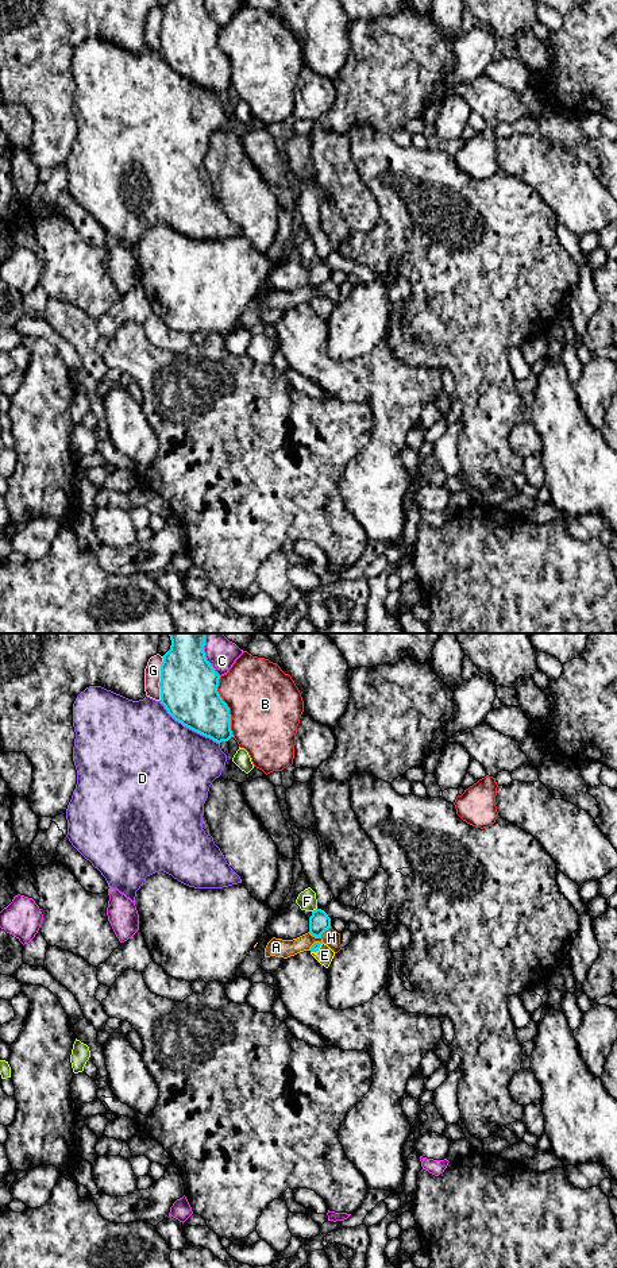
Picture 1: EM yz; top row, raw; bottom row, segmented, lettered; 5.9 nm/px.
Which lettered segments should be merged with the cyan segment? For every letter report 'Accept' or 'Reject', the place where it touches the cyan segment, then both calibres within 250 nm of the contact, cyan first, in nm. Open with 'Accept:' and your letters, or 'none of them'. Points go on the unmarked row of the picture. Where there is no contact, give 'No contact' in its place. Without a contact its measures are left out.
Accept: E
A: Reject. Touches cyan at yz (315, 288). Thickness 120 nm (cyan) against 110 nm
B: Reject. Touches cyan at yz (227, 58). Thickness 340 nm (cyan) against 440 nm
C: Reject. Touches cyan at yz (208, 14). Thickness 340 nm (cyan) against 140 nm
D: Reject. Touches cyan at yz (188, 78). Thickness 340 nm (cyan) against 480 nm
E: Accept. Touches cyan at yz (316, 303). Thickness 50 nm (cyan) against 100 nm
F: Reject. Touches cyan at yz (313, 262). Thickness 120 nm (cyan) against 120 nm
G: Reject. Touches cyan at yz (161, 30). Thickness 340 nm (cyan) against 100 nm
H: Reject. Touches cyan at yz (326, 281). Thickness 120 nm (cyan) against 100 nm

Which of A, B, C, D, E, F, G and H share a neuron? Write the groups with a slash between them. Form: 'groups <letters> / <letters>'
groups A H / B / C / D / E / F / G

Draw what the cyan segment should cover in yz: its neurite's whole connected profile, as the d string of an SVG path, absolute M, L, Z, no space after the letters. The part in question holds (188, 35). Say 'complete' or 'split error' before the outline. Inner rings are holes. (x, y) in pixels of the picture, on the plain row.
complete | M170 0L161 16L161 55L184 78L216 95L234 89L230 59L217 43L220 27L205 9L204 0Z

